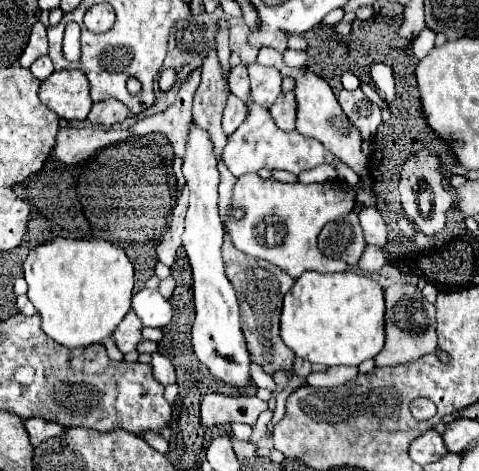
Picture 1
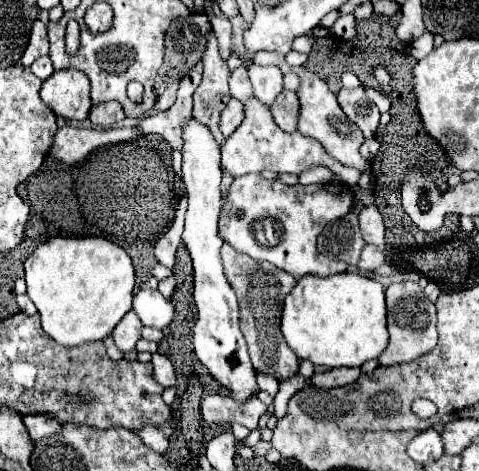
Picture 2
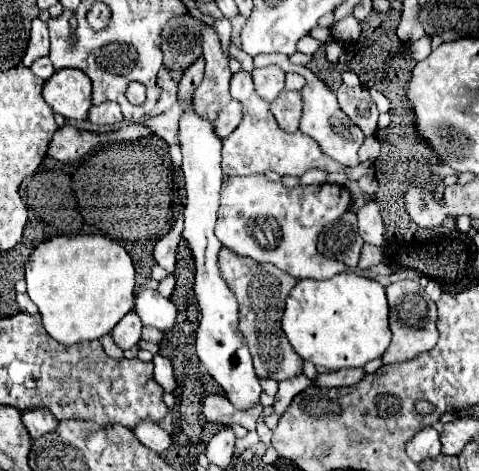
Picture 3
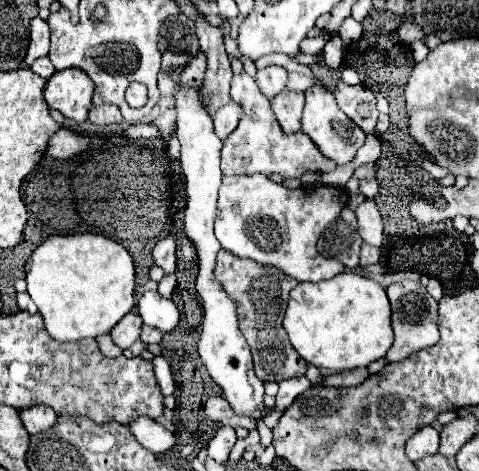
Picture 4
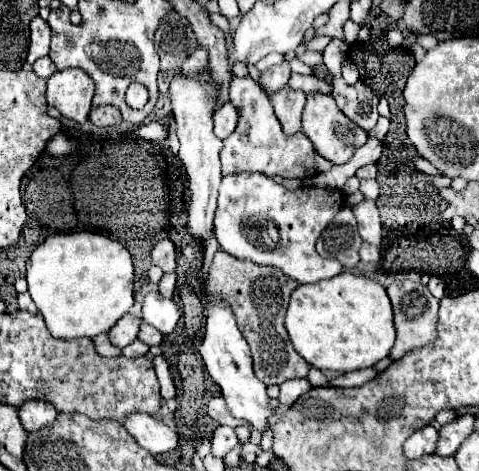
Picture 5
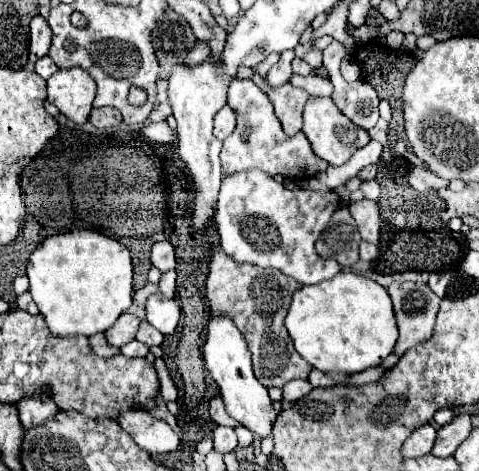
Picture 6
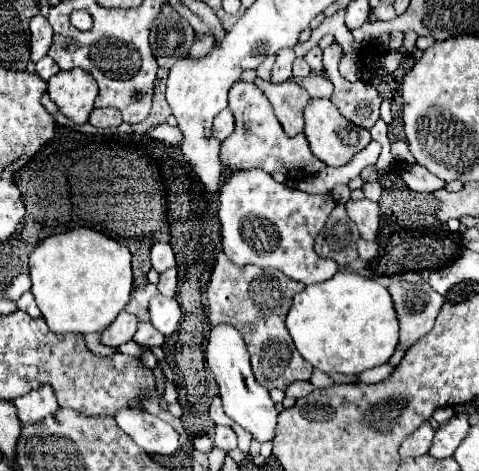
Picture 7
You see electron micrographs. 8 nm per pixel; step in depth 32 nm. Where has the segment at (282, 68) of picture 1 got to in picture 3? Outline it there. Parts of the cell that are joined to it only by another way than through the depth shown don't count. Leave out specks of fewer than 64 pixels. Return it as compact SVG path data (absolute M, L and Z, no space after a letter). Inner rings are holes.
M260 54L254 58L254 66L268 66L268 64L278 64L284 72L298 72L300 76L306 78L306 86L300 90L302 94L302 102L304 102L304 110L302 110L302 120L300 120L300 132L314 138L320 148L330 156L334 158L336 162L340 162L342 166L358 166L360 160L358 160L358 148L362 146L364 142L364 134L362 130L352 124L352 120L348 120L348 116L340 110L338 102L336 102L336 96L326 88L326 84L322 82L317 76L314 76L308 68L304 66L294 66L288 62L288 56L284 54Z

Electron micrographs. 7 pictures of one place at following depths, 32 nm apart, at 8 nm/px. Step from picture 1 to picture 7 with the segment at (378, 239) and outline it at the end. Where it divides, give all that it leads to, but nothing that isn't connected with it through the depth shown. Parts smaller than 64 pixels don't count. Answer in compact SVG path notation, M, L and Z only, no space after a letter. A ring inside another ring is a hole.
M350 200L346 204L346 210L348 210L348 216L356 222L358 226L358 232L364 240L368 242L374 242L376 236L378 236L378 228L380 228L380 210L378 210L378 204L376 202L370 202L370 200Z

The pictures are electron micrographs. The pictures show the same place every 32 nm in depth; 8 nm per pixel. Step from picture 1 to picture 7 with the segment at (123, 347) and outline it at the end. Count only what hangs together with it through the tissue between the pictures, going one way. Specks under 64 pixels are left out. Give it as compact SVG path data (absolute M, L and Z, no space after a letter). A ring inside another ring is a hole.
M120 312L120 316L114 320L114 324L110 324L110 328L102 332L102 342L106 346L116 348L116 346L132 340L136 328L138 328L138 318L128 312Z

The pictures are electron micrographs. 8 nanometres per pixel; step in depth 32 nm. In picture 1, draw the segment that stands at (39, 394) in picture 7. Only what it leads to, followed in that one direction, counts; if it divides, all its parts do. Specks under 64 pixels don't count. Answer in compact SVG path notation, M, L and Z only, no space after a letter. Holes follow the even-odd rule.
M30 418L30 420L26 420L24 426L26 426L28 434L30 434L30 442L32 442L34 448L40 442L44 442L44 440L50 440L50 438L56 438L56 436L62 436L64 434L64 428L62 426L50 424L50 422L42 420L42 418Z

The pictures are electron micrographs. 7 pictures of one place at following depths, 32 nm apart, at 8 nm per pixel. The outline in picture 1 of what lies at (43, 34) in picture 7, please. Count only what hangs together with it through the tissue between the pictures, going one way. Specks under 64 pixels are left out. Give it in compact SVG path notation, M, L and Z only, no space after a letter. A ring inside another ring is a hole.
M36 22L36 24L32 26L30 40L28 40L28 44L26 44L24 52L20 54L18 62L20 62L20 66L24 66L24 68L30 68L30 66L32 66L32 62L34 62L34 60L38 60L40 56L44 56L46 52L48 52L46 28L44 28L40 22Z

